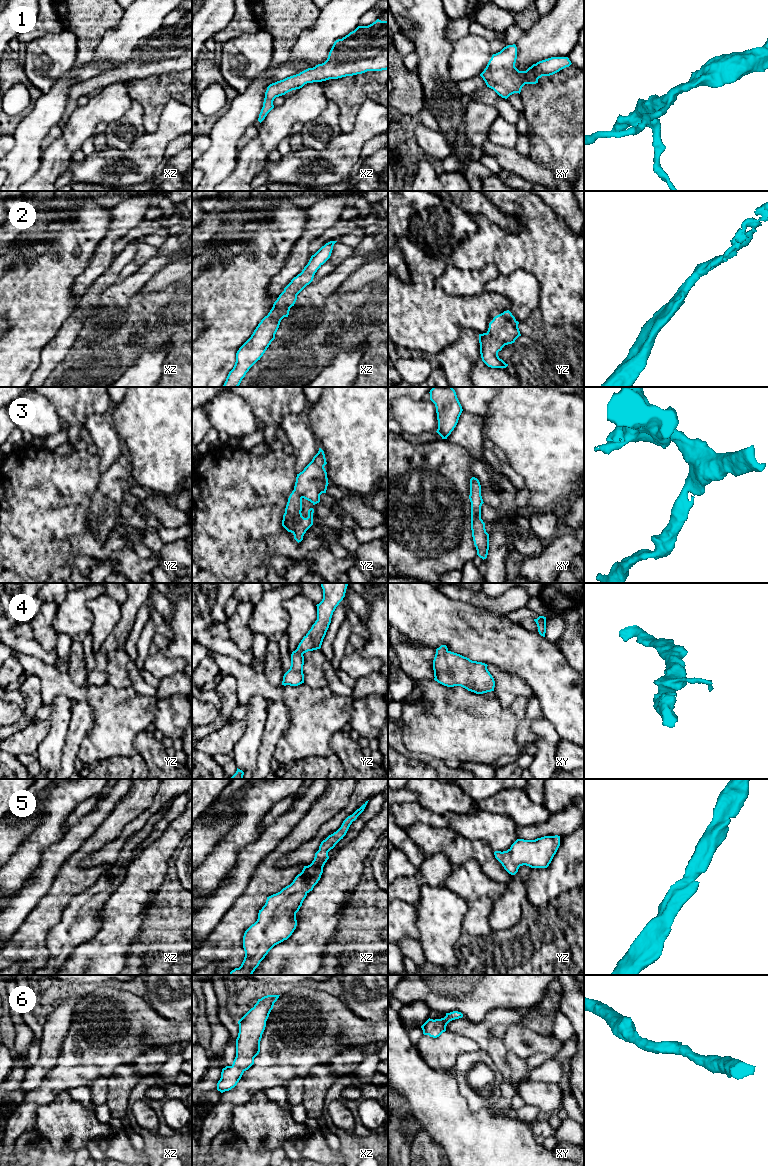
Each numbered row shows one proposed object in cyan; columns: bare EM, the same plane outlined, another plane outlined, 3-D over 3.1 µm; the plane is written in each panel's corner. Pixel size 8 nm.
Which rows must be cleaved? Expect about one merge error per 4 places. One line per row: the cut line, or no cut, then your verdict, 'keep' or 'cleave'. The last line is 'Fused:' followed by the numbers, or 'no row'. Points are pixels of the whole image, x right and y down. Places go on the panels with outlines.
1: cut none; keep
2: cut none; keep
3: cut none; keep
4: cut none; keep
5: cut none; keep
6: cut none; keep
Fused: no row

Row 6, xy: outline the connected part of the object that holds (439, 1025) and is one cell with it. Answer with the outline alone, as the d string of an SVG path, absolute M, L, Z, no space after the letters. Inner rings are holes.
M458 1011L446 1013L446 1016L441 1019L428 1019L422 1026L423 1034L430 1037L437 1038L446 1031L447 1024L455 1019L462 1018L463 1014Z

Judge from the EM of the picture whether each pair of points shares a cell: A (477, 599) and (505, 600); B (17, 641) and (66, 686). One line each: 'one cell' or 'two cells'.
A: one cell
B: two cells

